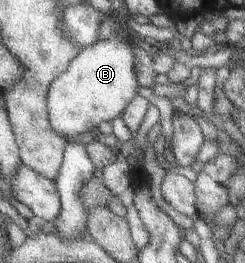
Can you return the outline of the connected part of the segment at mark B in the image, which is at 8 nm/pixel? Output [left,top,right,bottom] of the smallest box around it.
[46,34,138,143]

